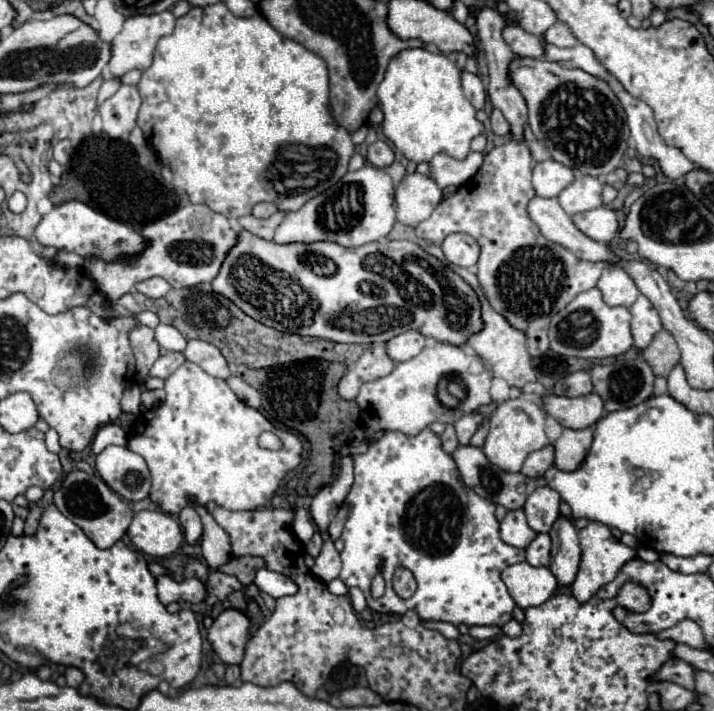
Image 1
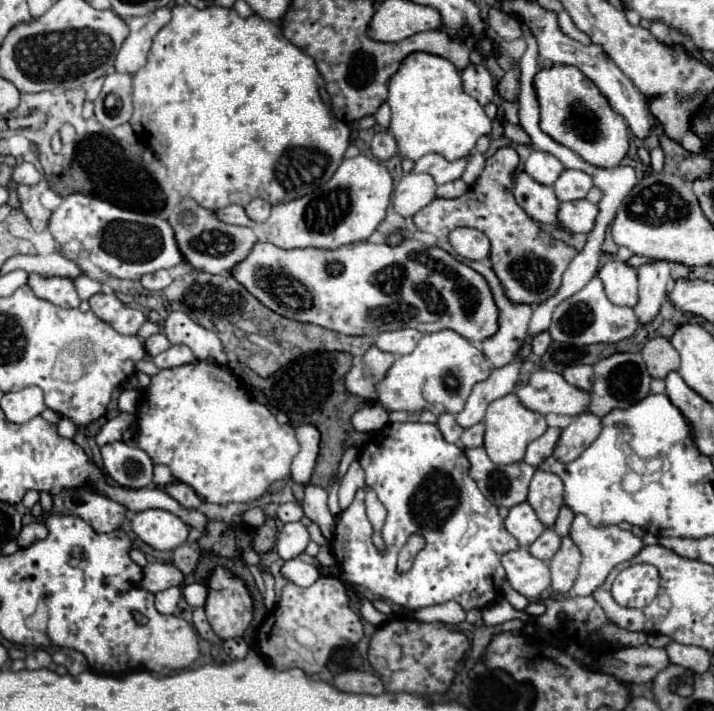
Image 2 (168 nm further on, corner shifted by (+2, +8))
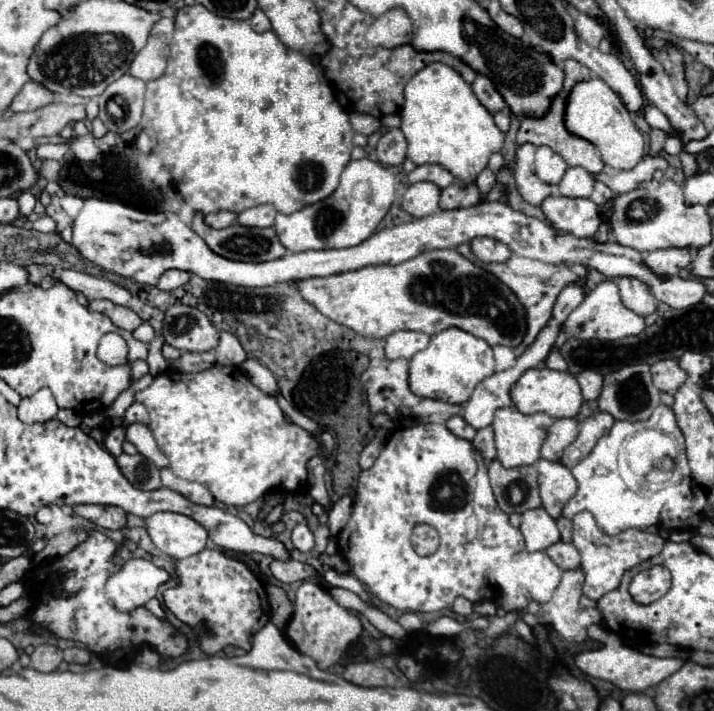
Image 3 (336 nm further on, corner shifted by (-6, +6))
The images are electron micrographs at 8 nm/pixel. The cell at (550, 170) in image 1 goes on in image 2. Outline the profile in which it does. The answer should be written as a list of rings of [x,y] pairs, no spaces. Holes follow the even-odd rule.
[[[534,150],[524,164],[524,172],[528,176],[532,176],[536,182],[540,182],[544,186],[552,186],[556,182],[556,178],[564,172],[564,164],[548,152]]]

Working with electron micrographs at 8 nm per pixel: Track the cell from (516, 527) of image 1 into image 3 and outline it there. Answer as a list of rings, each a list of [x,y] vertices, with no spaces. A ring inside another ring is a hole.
[[[544,508],[524,512],[520,532],[526,538],[528,552],[542,552],[548,546],[560,542],[560,532],[558,532],[556,520],[552,516],[548,516],[548,512]]]

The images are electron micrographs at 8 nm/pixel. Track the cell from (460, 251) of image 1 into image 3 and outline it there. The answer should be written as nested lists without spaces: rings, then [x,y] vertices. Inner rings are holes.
[[[476,238],[472,240],[472,252],[482,262],[506,262],[510,258],[510,248],[492,238]]]

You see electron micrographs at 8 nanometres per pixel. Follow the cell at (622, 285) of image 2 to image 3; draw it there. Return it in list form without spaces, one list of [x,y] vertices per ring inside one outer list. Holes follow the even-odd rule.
[[[618,278],[616,284],[620,288],[620,296],[622,296],[626,308],[630,308],[632,312],[636,312],[640,316],[648,316],[648,314],[656,312],[656,300],[640,280]]]

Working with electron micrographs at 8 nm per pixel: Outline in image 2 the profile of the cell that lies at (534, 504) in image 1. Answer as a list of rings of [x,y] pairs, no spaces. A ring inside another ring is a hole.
[[[538,470],[528,488],[528,504],[534,508],[538,520],[544,526],[554,526],[562,508],[562,480],[552,474]]]

